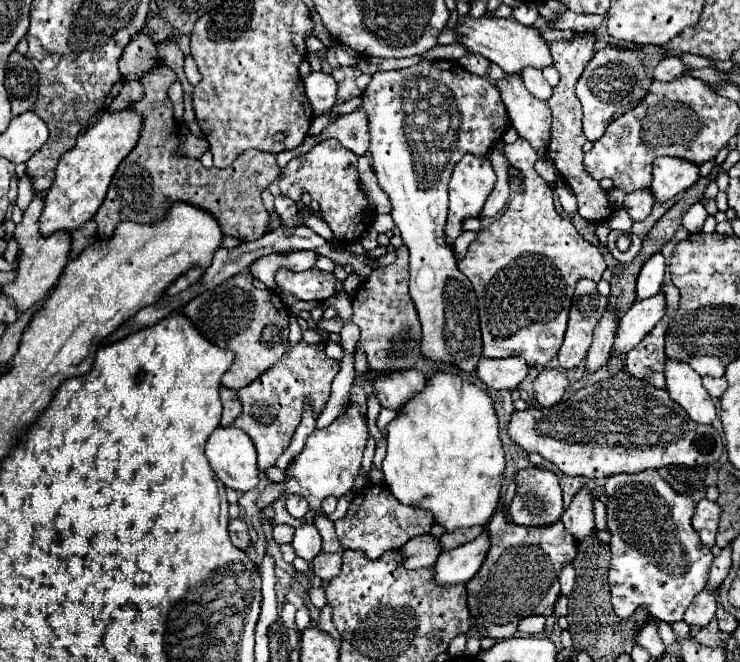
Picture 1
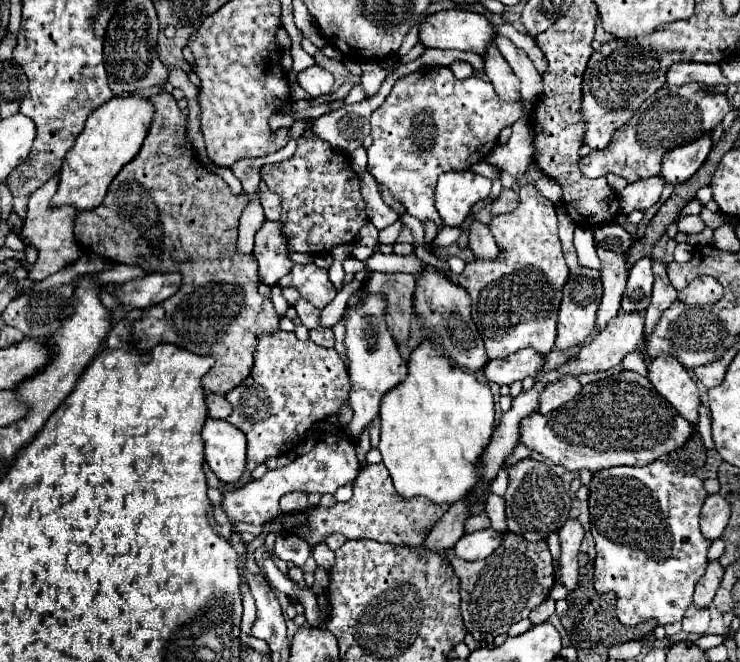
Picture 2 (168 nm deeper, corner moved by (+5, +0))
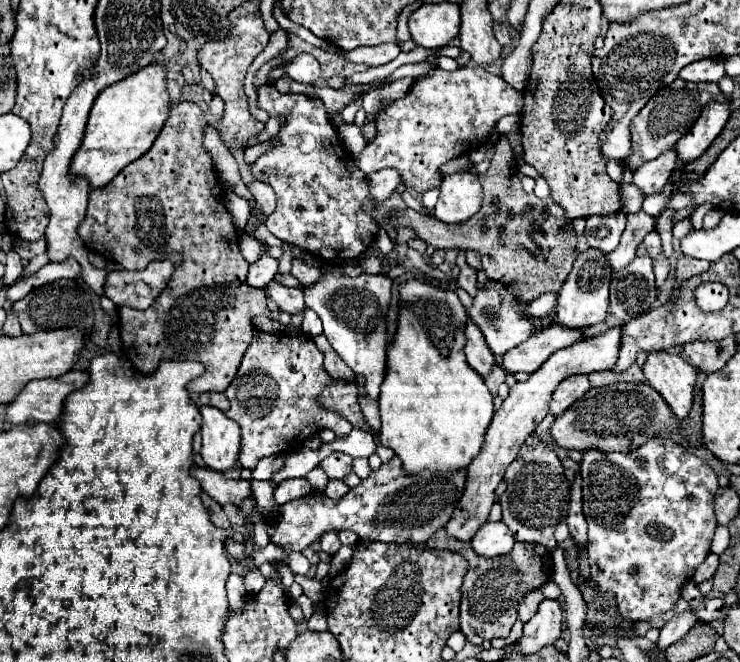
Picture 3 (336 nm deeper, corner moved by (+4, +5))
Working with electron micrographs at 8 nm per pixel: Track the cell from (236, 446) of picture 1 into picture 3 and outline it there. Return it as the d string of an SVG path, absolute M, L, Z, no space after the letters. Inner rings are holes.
M201 406L199 412L203 416L201 458L211 470L225 472L239 458L241 428L237 422L233 422L213 406Z

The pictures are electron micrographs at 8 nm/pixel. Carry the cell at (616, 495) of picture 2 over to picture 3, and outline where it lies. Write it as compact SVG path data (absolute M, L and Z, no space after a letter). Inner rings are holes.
M653 436L639 450L627 452L627 454L623 454L623 452L609 452L609 454L605 454L601 450L585 450L583 452L583 460L581 460L581 478L583 478L583 514L585 514L585 520L589 524L589 566L591 566L591 576L599 584L599 590L615 594L619 612L623 614L623 618L627 618L631 622L643 622L643 620L649 620L655 614L671 610L675 606L675 602L679 600L681 586L693 576L695 568L709 554L711 538L713 538L713 532L717 528L717 526L713 526L713 522L717 522L715 520L715 512L713 512L713 498L715 498L717 488L719 488L717 474L709 468L707 462L703 462L699 456L687 452L679 442L675 442L671 438ZM645 452L649 452L649 456L647 456L649 464L645 468L641 468L639 462L637 462L637 456L643 456ZM635 568L639 568L637 574L633 574Z

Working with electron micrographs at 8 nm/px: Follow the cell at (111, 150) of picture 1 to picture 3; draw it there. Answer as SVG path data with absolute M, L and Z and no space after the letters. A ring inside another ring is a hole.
M149 64L145 70L107 86L91 108L83 144L71 162L71 174L87 178L93 188L103 188L119 174L119 170L141 158L153 146L169 110L167 70L163 64Z

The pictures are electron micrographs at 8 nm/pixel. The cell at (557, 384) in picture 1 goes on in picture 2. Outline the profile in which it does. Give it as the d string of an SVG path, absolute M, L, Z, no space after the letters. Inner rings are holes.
M564 375L564 379L558 379L556 383L550 383L542 393L540 393L540 413L550 413L564 405L566 401L574 399L580 393L582 385L576 377Z

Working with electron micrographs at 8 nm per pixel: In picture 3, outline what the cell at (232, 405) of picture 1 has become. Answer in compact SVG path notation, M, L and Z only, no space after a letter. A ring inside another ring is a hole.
M205 392L205 394L201 394L199 396L199 404L215 406L221 412L227 412L229 410L229 400L225 398L225 394L219 394L219 392Z

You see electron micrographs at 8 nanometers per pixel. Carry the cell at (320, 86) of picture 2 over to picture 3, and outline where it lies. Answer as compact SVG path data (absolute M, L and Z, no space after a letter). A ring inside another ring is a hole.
M299 54L285 66L285 72L301 84L313 84L319 78L319 62L311 54Z

